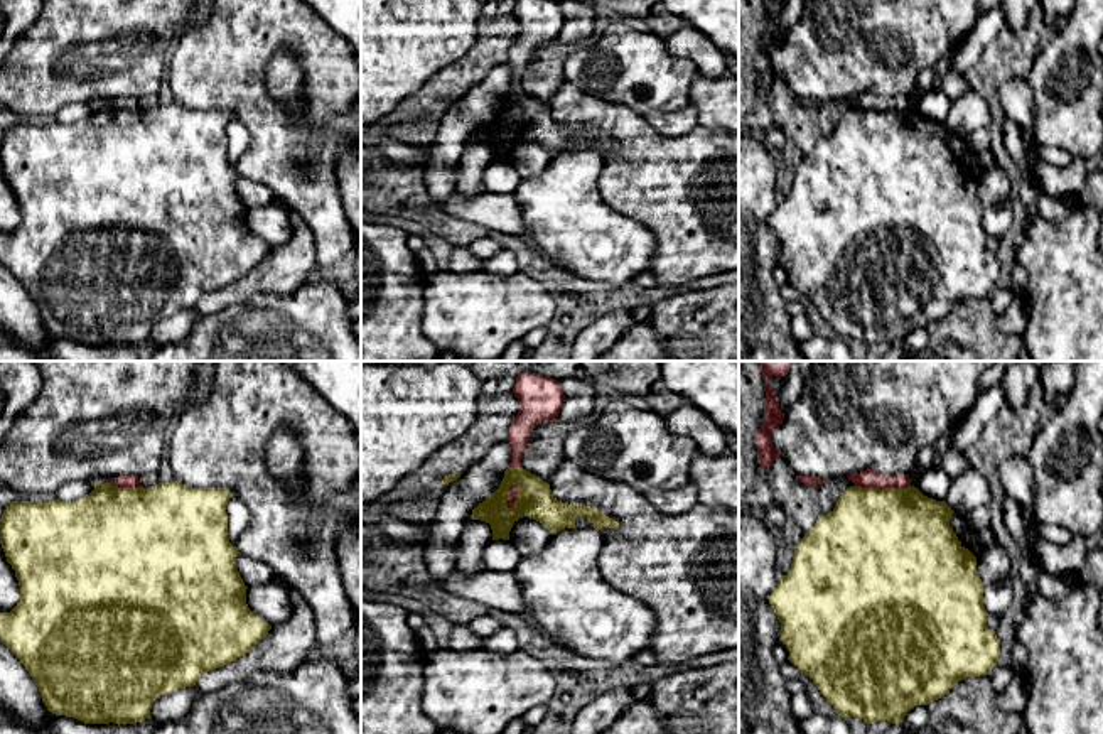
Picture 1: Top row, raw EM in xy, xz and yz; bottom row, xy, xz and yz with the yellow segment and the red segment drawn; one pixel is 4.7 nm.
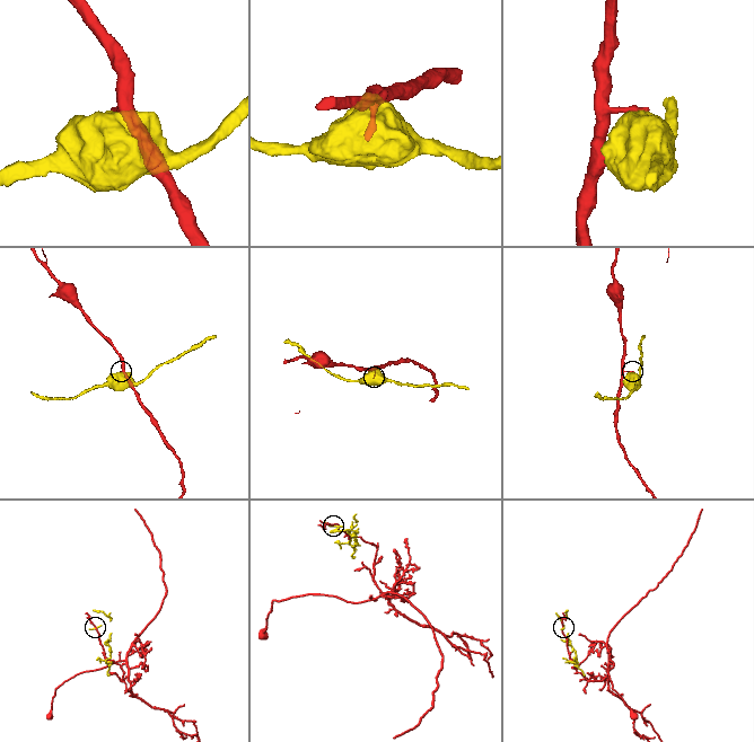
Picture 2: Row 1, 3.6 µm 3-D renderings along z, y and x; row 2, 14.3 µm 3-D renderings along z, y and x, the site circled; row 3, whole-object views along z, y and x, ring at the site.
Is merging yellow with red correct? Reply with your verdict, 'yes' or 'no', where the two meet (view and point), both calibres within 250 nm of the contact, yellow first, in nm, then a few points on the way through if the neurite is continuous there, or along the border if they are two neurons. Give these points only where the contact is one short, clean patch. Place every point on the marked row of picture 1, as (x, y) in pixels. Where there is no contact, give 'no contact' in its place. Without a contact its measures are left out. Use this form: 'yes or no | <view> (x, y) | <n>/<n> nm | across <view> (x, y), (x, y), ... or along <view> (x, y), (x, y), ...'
no | yz (882, 488) | 500/90 nm | along yz (855, 485), (869, 488), (909, 486)

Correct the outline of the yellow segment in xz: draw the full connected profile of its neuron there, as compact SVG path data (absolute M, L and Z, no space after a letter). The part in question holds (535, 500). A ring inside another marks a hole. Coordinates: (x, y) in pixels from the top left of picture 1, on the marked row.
M508 467L499 488L471 515L491 525L492 540L509 540L513 525L523 516L540 521L552 535L575 528L578 516L585 516L595 530L619 525L594 506L558 501L548 483L523 467Z

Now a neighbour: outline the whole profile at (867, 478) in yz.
M872 469L860 471L847 476L855 486L860 488L907 488L911 486L909 474L880 474Z

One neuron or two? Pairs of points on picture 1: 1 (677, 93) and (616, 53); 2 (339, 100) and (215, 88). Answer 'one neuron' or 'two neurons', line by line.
1: one neuron
2: one neuron

